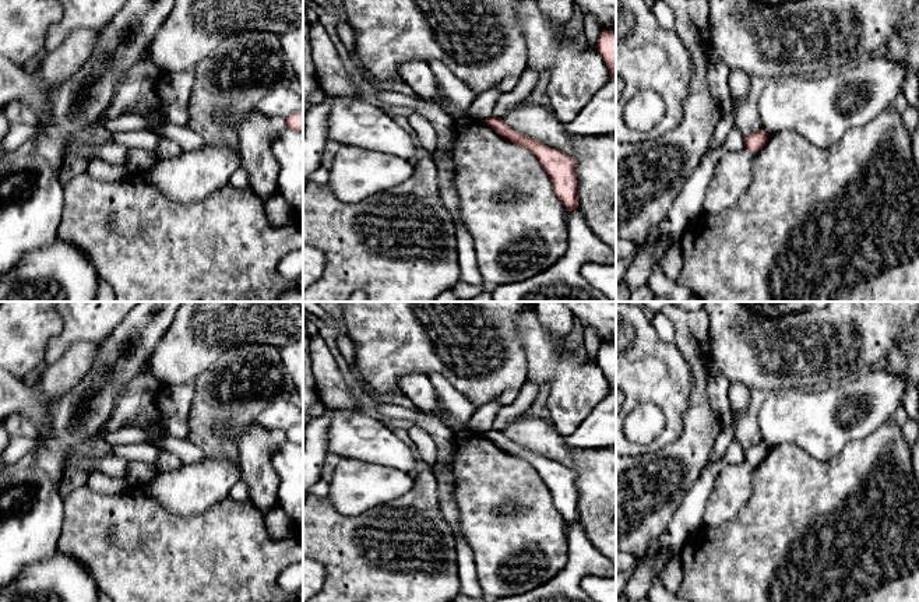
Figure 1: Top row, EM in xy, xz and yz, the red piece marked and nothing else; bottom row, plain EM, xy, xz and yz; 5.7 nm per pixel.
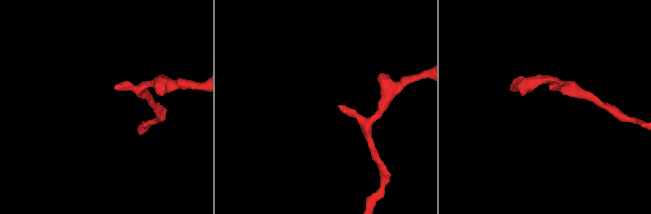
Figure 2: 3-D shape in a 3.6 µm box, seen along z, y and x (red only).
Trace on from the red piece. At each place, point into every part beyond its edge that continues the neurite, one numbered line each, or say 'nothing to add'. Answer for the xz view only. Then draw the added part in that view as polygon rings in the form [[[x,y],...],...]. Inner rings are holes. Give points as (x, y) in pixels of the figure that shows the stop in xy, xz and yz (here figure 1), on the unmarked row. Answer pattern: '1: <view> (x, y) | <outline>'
nothing to add

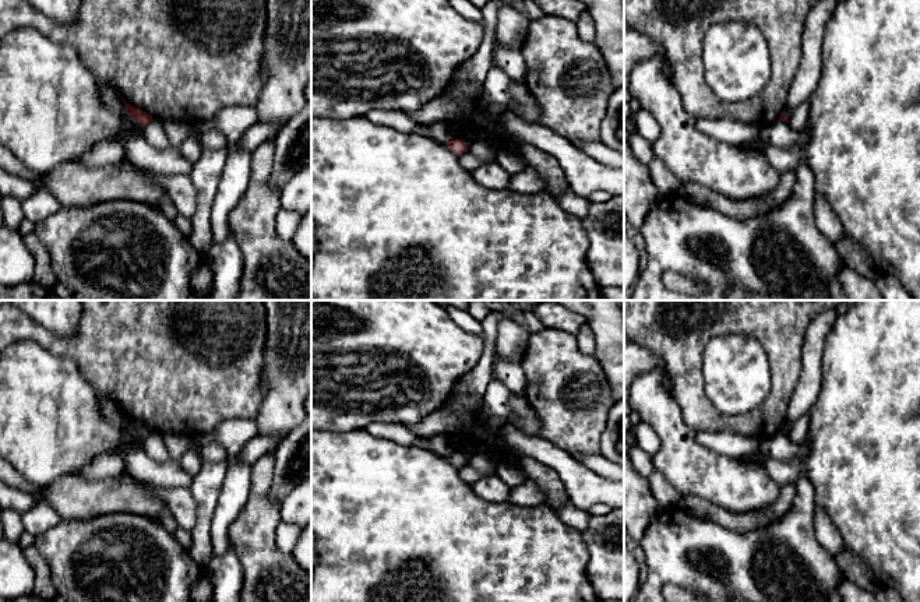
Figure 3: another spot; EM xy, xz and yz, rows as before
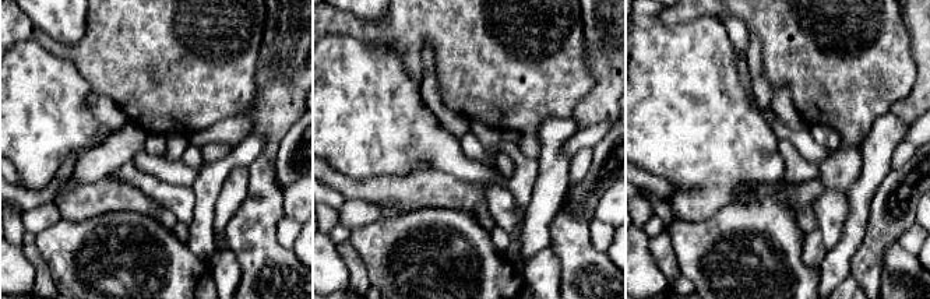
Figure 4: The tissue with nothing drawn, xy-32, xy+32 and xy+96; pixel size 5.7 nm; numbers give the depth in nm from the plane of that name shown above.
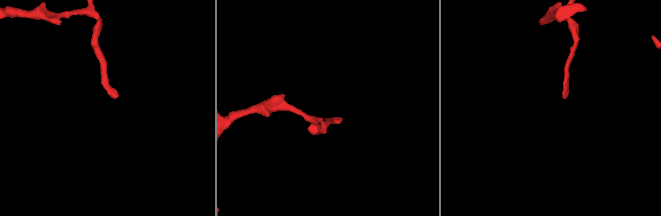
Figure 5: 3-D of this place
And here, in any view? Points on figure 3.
nothing to add

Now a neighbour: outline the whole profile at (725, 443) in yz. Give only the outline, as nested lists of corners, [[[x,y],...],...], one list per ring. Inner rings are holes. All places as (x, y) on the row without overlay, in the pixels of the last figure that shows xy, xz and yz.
[[[698,430],[695,434],[697,443],[720,455],[740,458],[759,450],[757,437],[747,437],[730,432]]]

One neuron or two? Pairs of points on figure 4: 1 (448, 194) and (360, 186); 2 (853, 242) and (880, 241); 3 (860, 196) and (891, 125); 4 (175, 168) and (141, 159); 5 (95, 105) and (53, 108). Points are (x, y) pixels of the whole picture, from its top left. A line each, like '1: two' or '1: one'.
1: one
2: two
3: one
4: one
5: two

